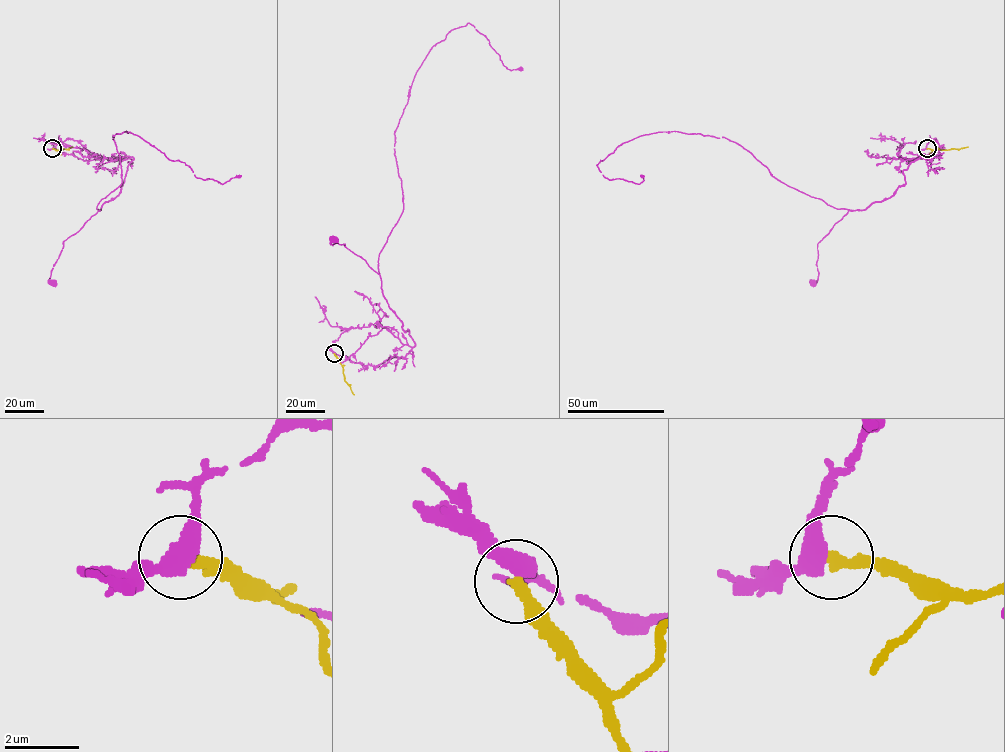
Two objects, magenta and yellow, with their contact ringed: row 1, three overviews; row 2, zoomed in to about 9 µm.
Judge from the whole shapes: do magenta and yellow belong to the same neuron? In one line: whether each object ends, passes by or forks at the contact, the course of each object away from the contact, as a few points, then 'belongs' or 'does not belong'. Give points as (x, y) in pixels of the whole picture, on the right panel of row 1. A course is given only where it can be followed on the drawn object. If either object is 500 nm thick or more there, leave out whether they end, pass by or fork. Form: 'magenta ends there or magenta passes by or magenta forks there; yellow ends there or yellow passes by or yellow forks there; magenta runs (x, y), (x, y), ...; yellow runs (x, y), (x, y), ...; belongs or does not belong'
magenta passes by; yellow ends there; magenta runs (926, 148), (935, 139), (939, 153), (912, 161), (890, 197), (849, 210), (819, 242), (812, 282); yellow runs (927, 148), (968, 147); does not belong

